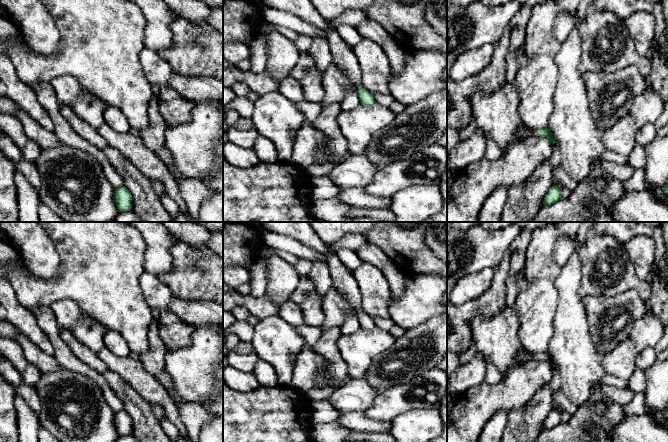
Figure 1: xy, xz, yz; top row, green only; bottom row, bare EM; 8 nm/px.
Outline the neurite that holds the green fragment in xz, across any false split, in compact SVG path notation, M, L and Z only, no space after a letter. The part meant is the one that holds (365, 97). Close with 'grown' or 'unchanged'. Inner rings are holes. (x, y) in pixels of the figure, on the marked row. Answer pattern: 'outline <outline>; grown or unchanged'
outline M328 23L328 31L325 36L328 40L333 63L335 63L355 83L359 101L363 106L375 104L372 93L361 86L361 69L352 47L347 45L336 30L336 27Z; grown

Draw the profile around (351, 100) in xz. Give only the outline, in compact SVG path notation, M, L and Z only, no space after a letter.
M348 92L345 98L340 102L342 110L349 111L360 105L359 97L354 92Z

